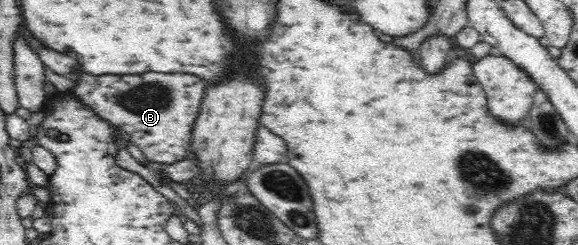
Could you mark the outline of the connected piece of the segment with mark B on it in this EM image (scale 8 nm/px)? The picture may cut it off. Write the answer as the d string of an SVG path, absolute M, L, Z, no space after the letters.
M144 72L144 74L82 74L80 76L80 93L78 84L73 85L71 94L83 103L88 103L92 112L108 121L114 128L126 131L130 140L140 148L142 156L150 162L158 164L170 164L192 156L190 151L191 127L196 120L197 111L200 110L200 100L204 96L205 80L200 80L194 74L174 72L174 74L162 74L162 72Z

